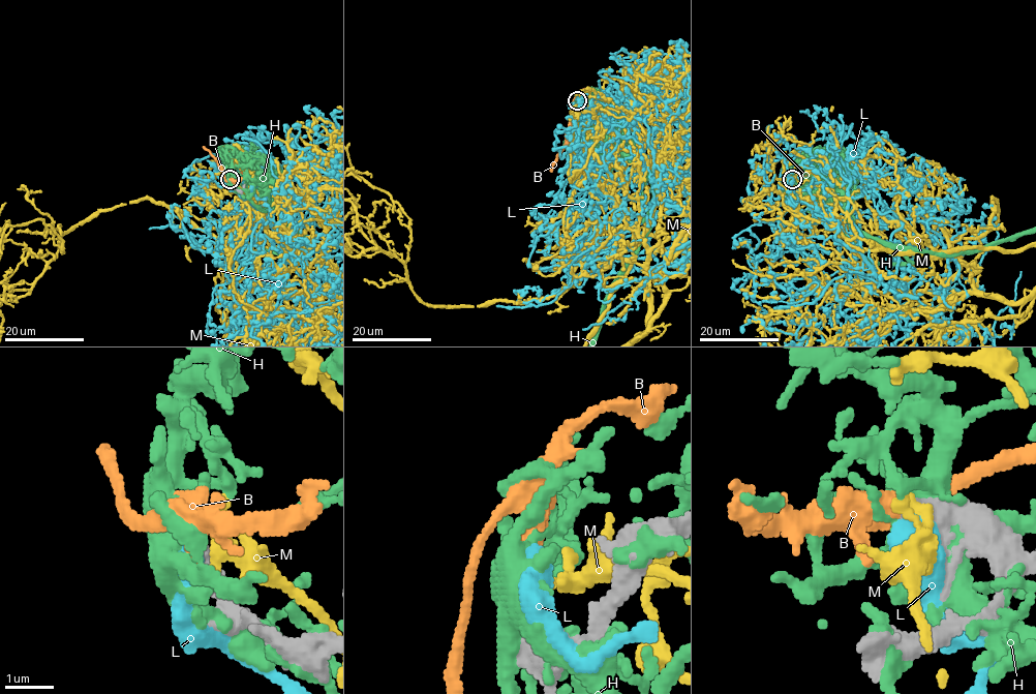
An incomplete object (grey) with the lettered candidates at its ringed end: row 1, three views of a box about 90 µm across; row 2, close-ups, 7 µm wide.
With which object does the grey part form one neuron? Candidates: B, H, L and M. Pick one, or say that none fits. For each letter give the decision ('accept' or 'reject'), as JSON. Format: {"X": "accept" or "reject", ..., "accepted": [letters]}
{"B": "accept", "H": "reject", "L": "reject", "M": "reject", "accepted": ["B"]}

